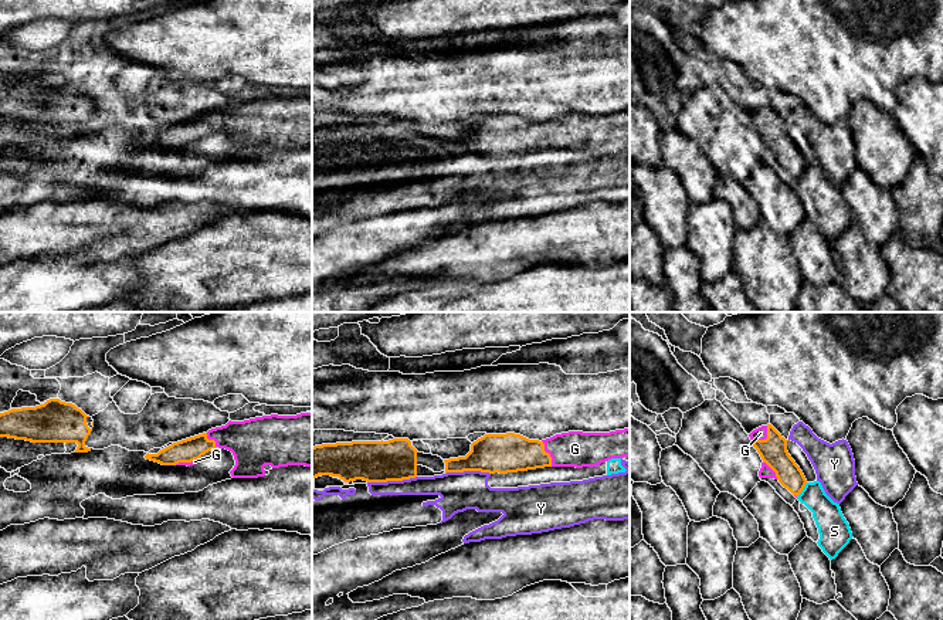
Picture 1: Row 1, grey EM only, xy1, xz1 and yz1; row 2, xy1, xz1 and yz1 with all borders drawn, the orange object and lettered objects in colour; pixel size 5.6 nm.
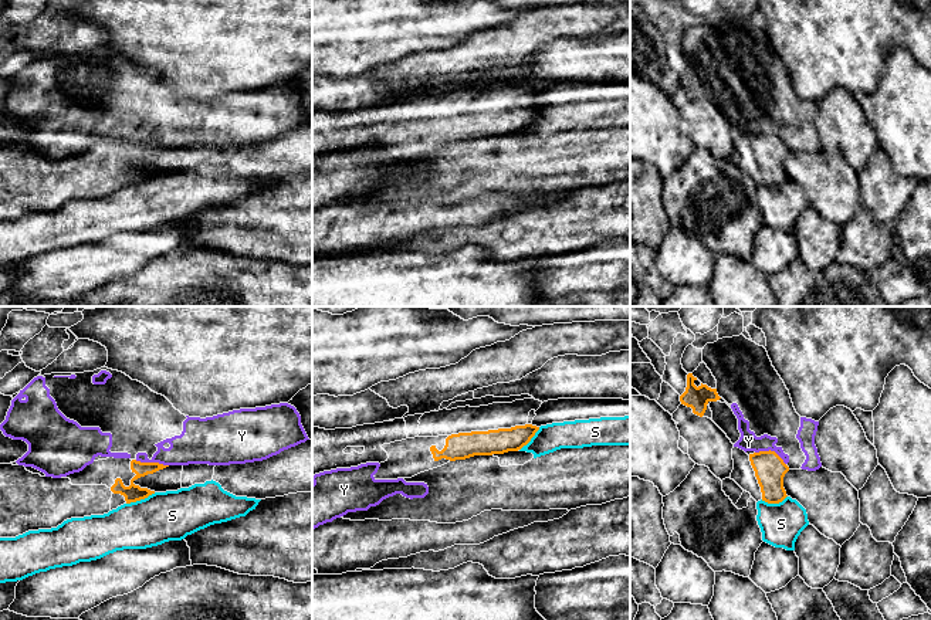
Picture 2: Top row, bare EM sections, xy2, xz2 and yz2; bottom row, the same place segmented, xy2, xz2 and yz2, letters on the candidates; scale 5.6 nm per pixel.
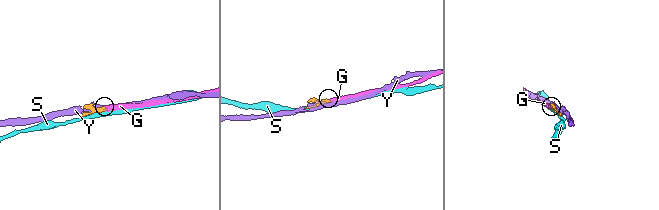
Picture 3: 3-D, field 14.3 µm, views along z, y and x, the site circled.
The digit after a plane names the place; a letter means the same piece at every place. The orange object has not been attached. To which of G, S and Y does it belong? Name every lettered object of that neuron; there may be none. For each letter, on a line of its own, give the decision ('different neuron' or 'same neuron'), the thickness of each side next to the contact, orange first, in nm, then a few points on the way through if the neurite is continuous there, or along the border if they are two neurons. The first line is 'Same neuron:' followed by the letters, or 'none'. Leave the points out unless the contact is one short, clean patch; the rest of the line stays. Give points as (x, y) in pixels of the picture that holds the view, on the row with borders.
Same neuron: G
G: same neuron; calibres 220 and 200 nm
S: different neuron; calibres 100 and 280 nm
Y: different neuron; calibres 240 and 110 nm

